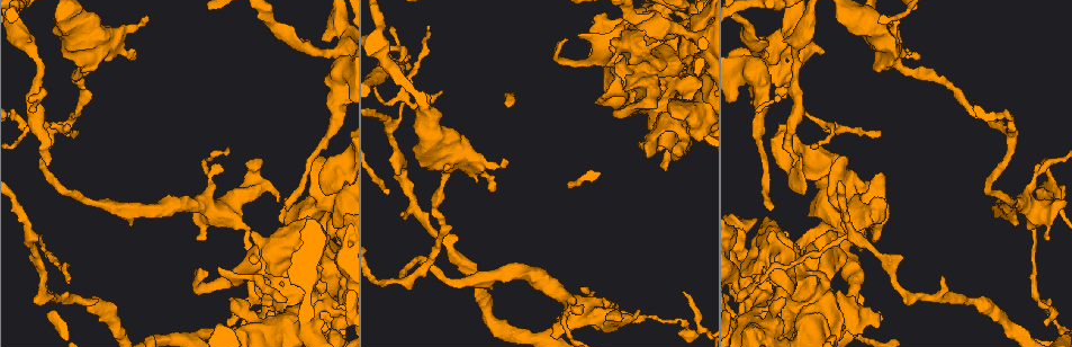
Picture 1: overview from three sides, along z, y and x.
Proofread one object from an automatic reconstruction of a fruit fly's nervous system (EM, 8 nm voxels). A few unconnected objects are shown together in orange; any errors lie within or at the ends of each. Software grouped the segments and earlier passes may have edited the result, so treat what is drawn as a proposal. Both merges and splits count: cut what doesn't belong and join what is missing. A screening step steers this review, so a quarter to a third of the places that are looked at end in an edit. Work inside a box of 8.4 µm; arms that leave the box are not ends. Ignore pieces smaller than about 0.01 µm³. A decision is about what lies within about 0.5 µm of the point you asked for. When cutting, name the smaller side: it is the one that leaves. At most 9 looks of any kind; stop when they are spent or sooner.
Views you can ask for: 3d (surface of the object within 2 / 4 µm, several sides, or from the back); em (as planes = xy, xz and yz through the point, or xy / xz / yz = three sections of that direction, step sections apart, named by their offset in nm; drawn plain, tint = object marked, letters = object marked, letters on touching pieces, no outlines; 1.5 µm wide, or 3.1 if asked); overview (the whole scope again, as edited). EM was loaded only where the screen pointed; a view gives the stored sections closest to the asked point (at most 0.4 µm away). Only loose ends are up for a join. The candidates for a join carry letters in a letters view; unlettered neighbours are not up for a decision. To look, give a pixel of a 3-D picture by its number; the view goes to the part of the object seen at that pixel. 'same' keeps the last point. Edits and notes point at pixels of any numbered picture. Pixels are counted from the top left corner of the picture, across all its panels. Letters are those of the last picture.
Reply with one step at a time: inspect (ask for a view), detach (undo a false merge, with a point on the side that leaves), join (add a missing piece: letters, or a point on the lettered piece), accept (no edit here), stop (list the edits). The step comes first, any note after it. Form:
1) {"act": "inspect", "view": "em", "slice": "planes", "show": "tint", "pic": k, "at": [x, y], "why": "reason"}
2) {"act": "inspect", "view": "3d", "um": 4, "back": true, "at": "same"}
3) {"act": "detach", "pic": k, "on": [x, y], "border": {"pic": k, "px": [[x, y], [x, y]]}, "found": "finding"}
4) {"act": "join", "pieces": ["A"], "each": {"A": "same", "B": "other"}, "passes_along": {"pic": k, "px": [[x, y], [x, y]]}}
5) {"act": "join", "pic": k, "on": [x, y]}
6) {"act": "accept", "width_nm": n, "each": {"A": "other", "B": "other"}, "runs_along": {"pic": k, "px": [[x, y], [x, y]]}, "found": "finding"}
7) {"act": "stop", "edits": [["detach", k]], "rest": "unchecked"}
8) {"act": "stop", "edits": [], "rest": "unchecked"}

{"act": "inspect", "view": "3d", "um": 4, "pic": 1, "at": [823, 318], "why": "an open end"}

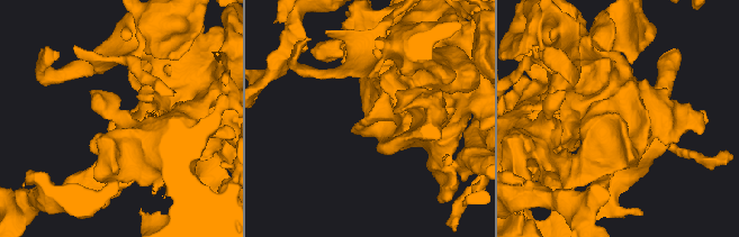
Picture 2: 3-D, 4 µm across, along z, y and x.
{"act": "inspect", "view": "em", "um": 3.1, "slice": "xy", "step": 8, "show": "plain", "pic": 2, "at": [617, 121]}

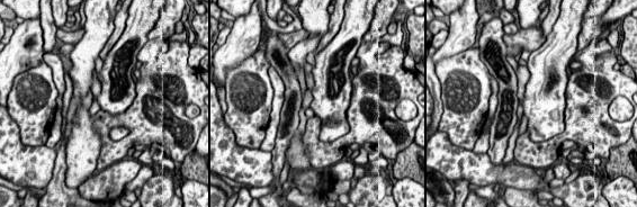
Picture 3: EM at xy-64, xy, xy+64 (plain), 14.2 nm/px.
{"act": "inspect", "view": "em", "um": 3.1, "slice": "xy", "step": 8, "show": "letters", "at": "same", "why": "what lies round it"}

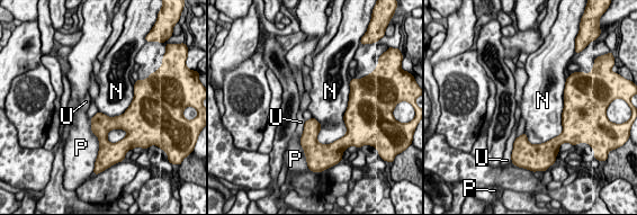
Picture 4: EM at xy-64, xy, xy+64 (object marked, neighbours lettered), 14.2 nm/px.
{"act": "accept", "longest_contact_nm": ["N", 850], "each": {"N": "other", "P": "other", "U": "other"}, "border": {"pic": 4, "px": [[90, 118], [97, 157]]}, "found": "none of them fits"}

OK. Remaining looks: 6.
{"act": "inspect", "view": "3d", "um": 2, "pic": 1, "at": [285, 209], "why": "tapers out"}

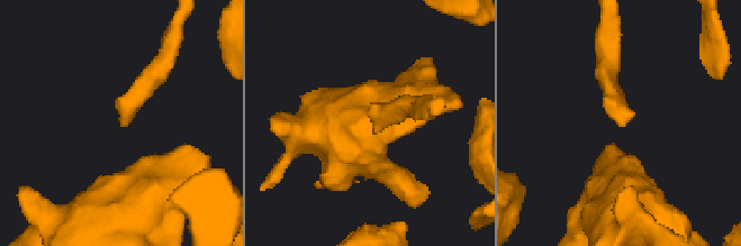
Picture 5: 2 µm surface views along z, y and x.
{"act": "inspect", "view": "em", "slice": "xy", "step": 4, "show": "letters", "pic": 5, "at": [122, 126]}

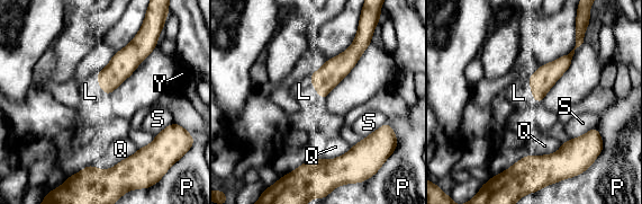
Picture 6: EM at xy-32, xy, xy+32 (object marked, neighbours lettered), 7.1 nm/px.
{"act": "join", "pieces": ["L"], "width_nm": 110, "each": {"L": "same", "P": "other", "Q": "other", "S": "other", "Y": "other"}, "found": "it goes on there"}

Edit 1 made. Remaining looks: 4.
{"act": "inspect", "view": "3d", "um": 2, "back": true, "pic": 1, "at": [408, 64], "why": "free end"}

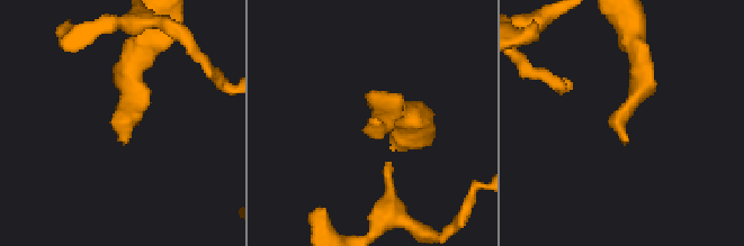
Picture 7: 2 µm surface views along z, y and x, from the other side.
{"act": "inspect", "view": "em", "slice": "planes", "show": "letters", "pic": 7, "at": [123, 141], "why": "now the EM"}

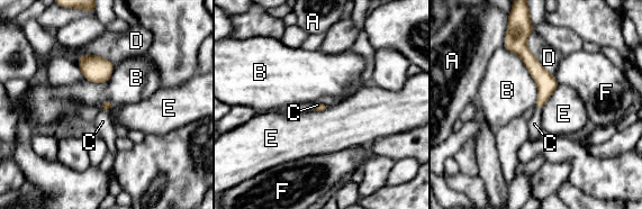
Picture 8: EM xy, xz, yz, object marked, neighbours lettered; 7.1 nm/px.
{"act": "join", "pieces": ["C"], "each": {"A": "other", "B": "other", "C": "same", "D": "other", "E": "other", "F": "other"}, "found": "it goes on there"}

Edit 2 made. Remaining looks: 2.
{"act": "inspect", "view": "overview"}

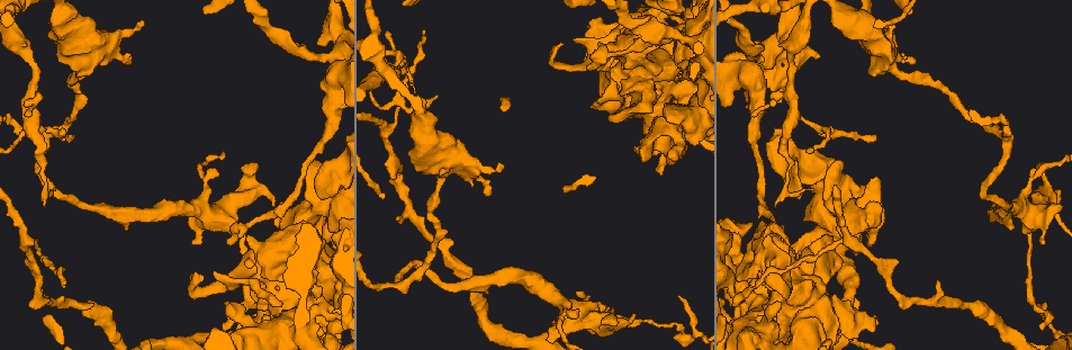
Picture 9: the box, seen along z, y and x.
{"act": "inspect", "view": "em", "slice": "yz", "step": 4, "show": "letters", "pic": 9, "at": [1042, 241]}

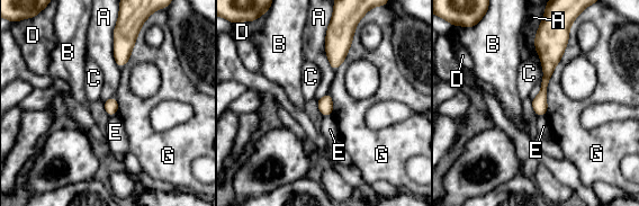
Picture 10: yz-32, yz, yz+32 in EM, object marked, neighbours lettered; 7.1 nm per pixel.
{"act": "accept", "each": {"A": "other", "B": "other", "C": "other", "D": "other", "E": "other", "G": "other"}, "runs_along": {"pic": 10, "px": [[546, 35], [547, 78], [539, 113]]}, "found": "none of them fits"}

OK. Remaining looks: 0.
{"act": "stop", "edits": [["join", 6], ["join", 8]], "rest": "unchecked"}

